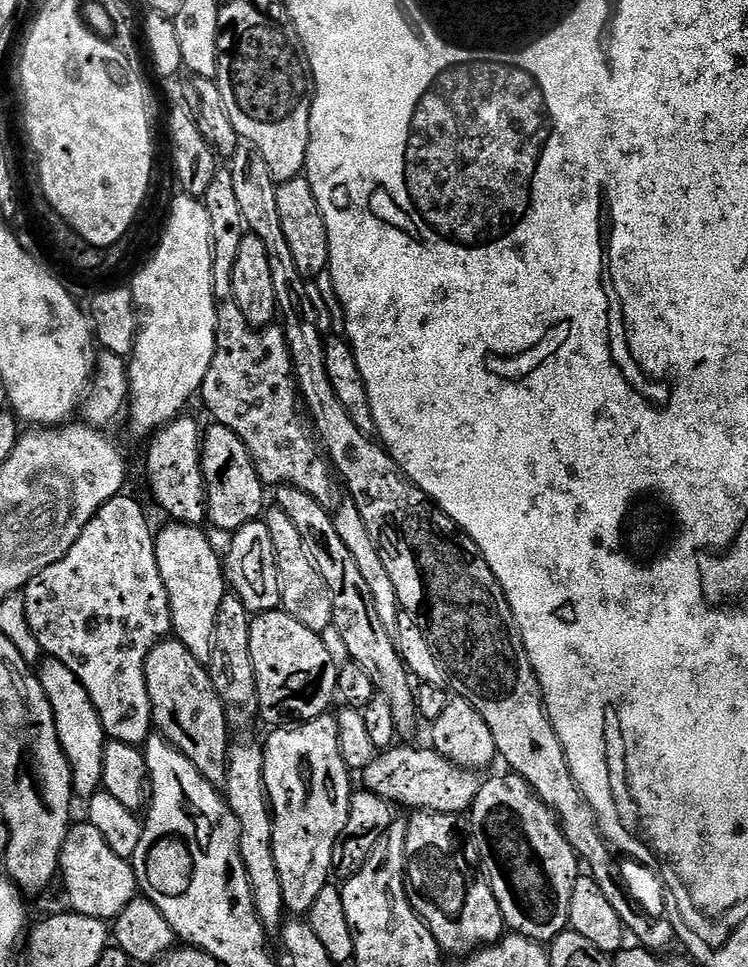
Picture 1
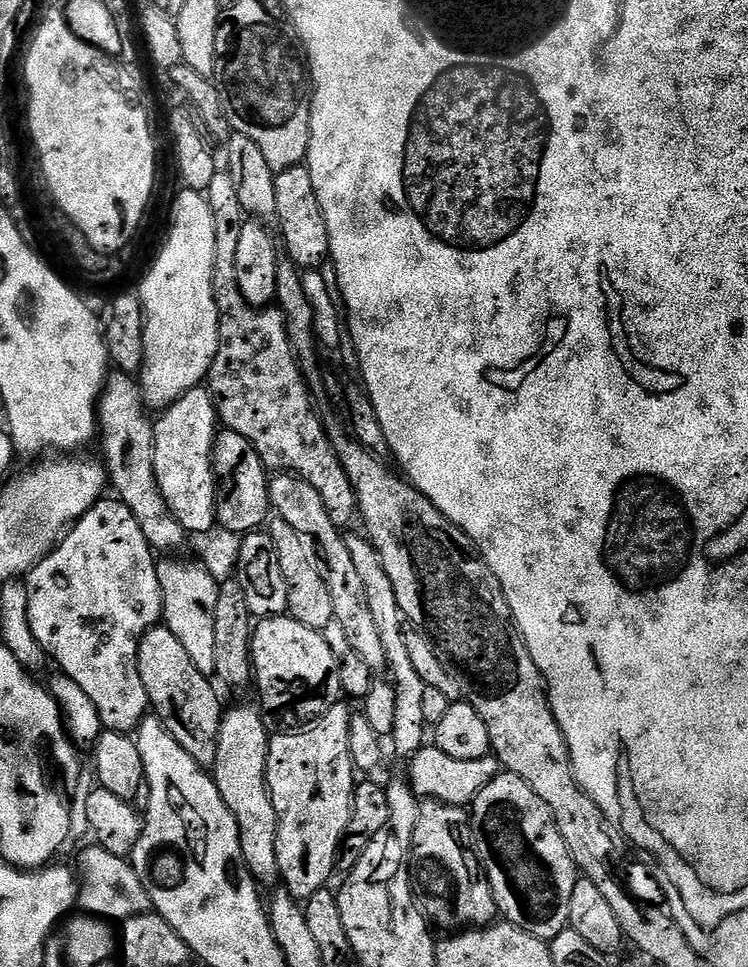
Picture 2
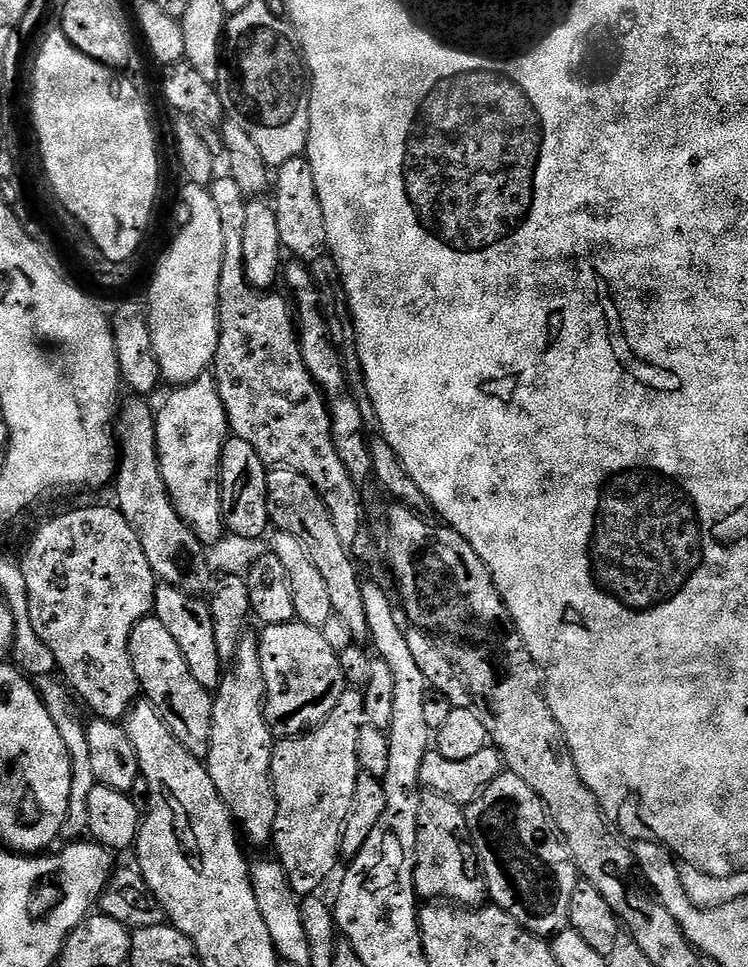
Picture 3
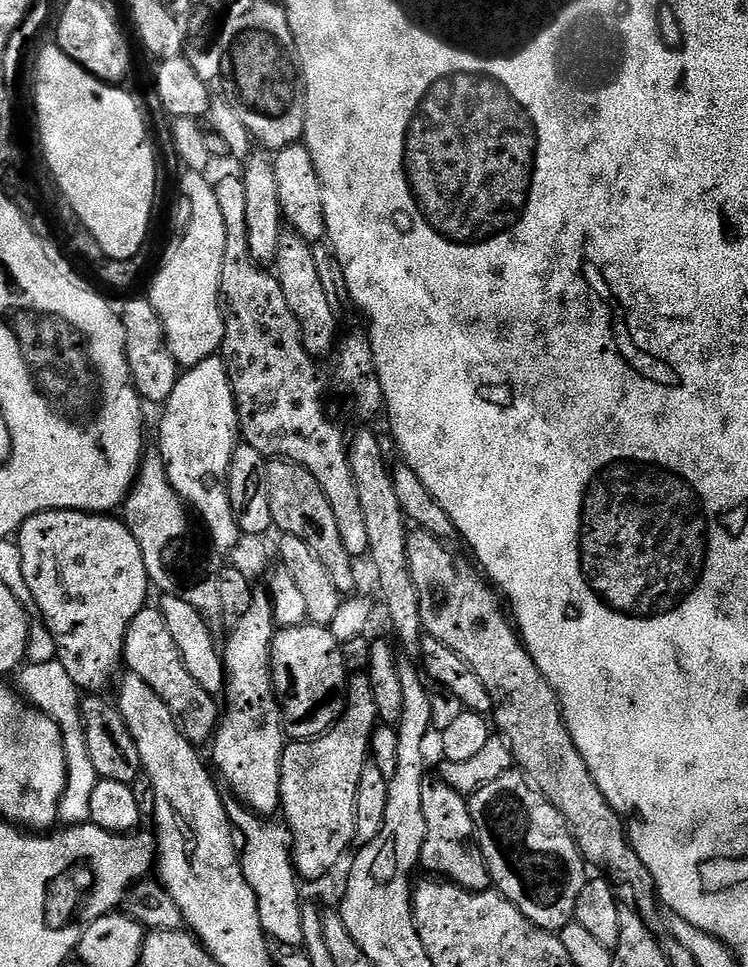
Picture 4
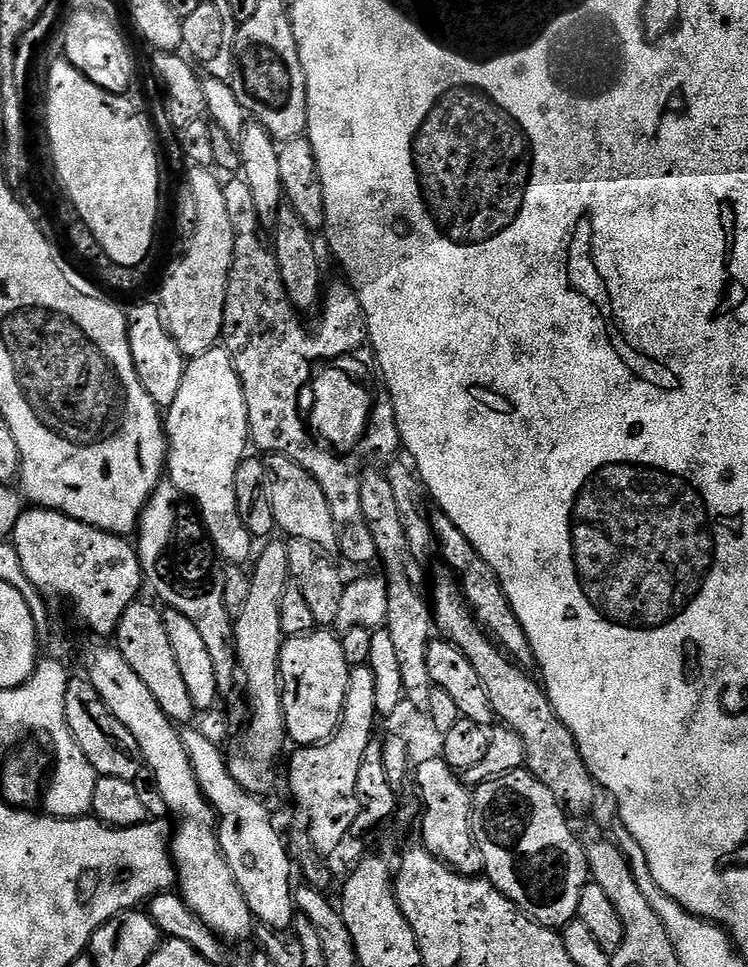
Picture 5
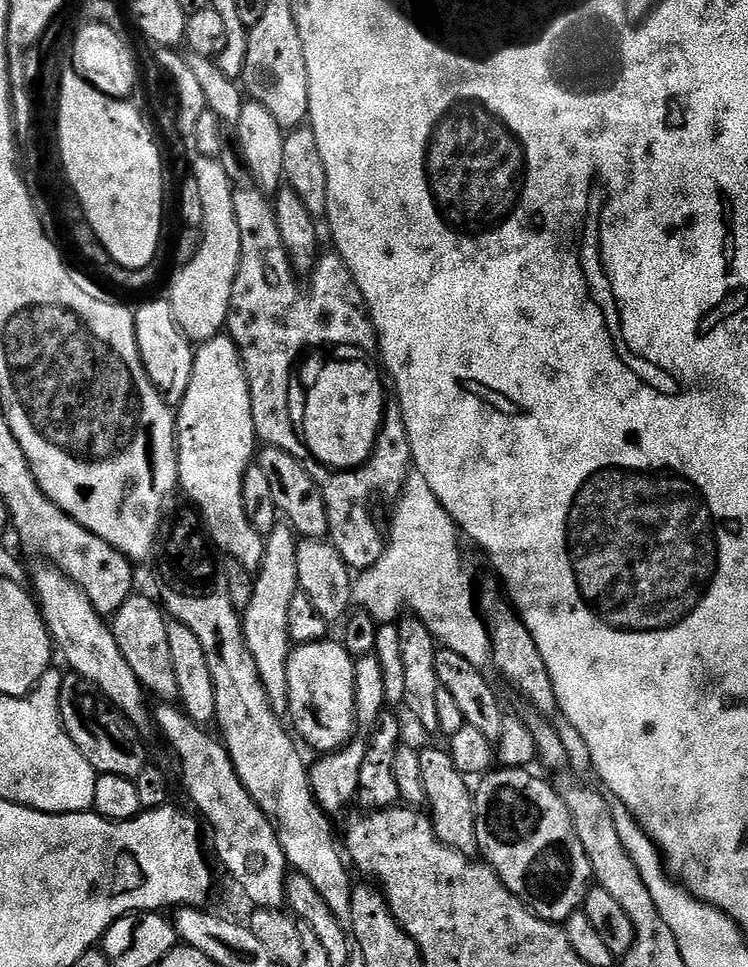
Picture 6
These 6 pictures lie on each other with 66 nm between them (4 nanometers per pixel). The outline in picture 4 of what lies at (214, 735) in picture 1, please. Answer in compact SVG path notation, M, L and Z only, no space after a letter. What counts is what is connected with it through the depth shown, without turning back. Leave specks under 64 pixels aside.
M144 607L136 615L134 622L130 622L130 630L126 634L126 642L124 643L123 663L128 672L138 674L138 678L142 678L142 682L146 682L146 686L150 686L150 690L154 690L154 694L158 694L158 698L162 698L162 702L166 702L166 706L172 711L172 717L180 725L185 738L191 744L203 746L204 743L207 745L213 739L218 721L222 716L218 704L216 708L217 697L206 694L206 690L202 690L202 686L198 686L198 682L194 682L190 670L186 670L186 666L182 662L182 654L178 654L178 646L174 646L174 637L170 635L170 626L166 626L166 618L160 613L159 607Z

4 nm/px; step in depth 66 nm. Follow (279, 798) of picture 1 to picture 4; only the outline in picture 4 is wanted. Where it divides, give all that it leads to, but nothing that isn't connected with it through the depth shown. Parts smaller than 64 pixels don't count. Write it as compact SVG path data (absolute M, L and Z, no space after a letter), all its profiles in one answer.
M356 674L348 681L344 715L323 736L298 740L285 747L280 771L280 807L290 833L292 862L301 881L322 879L343 858L348 843L353 843L356 834L356 783L358 778L362 778L362 770L369 759L372 730L377 724L374 686L370 686L366 674Z

